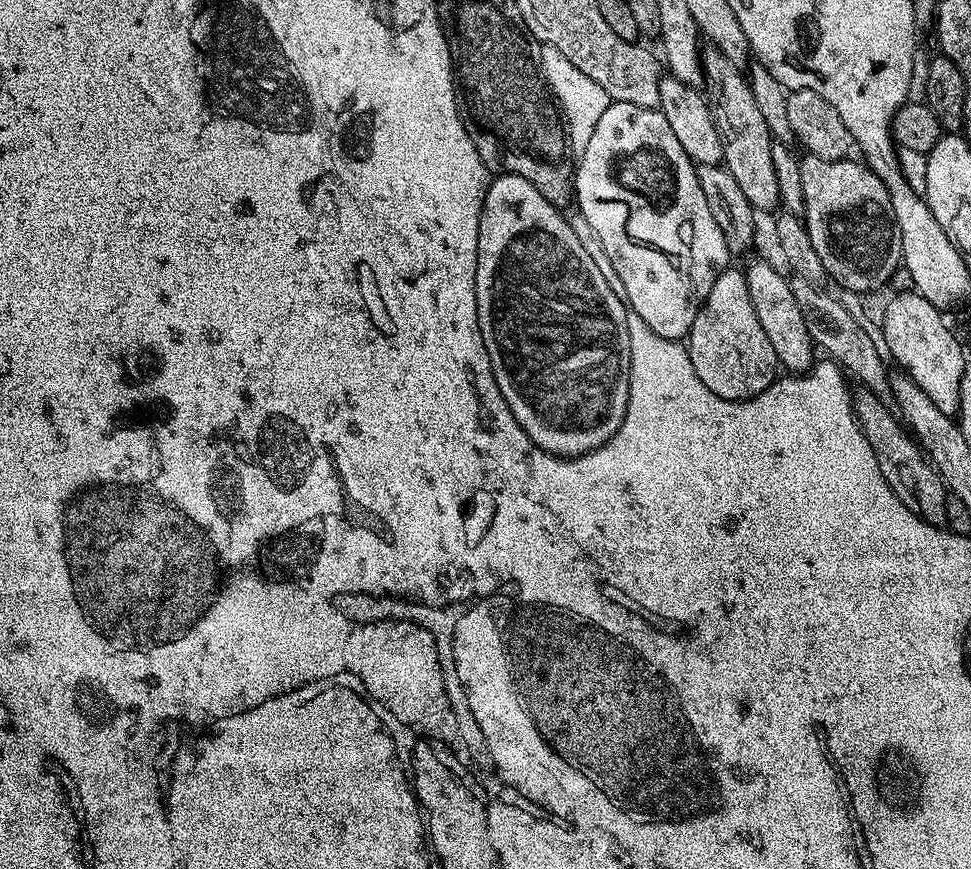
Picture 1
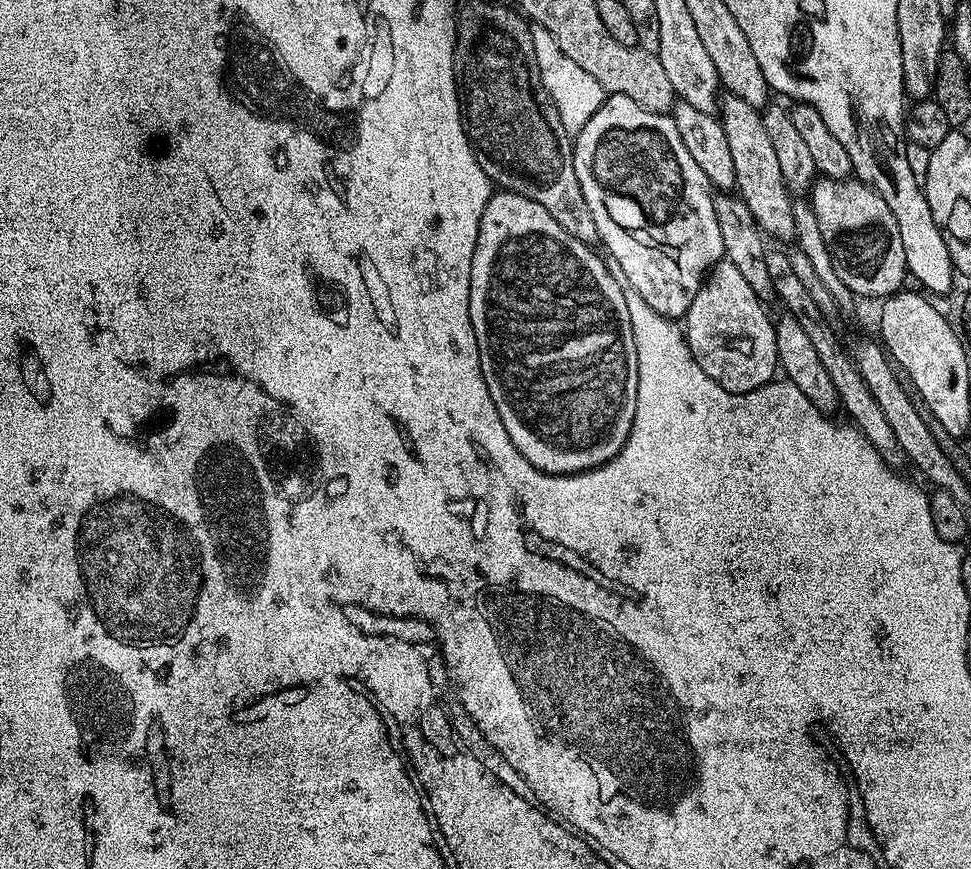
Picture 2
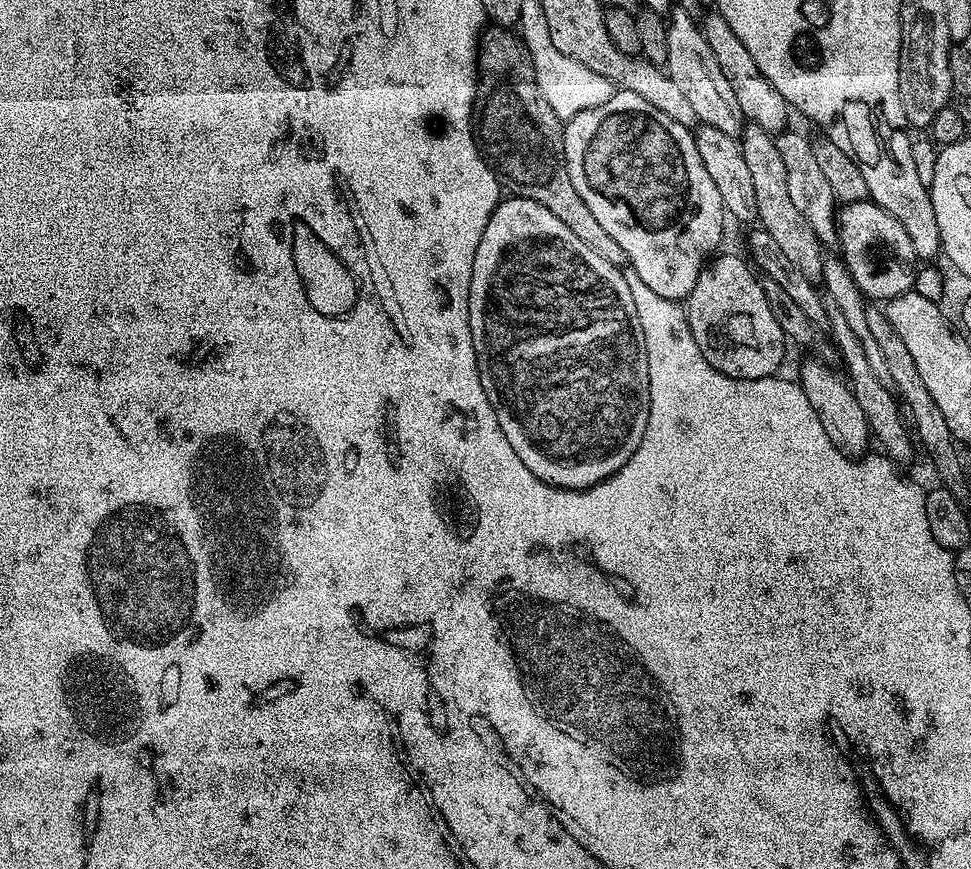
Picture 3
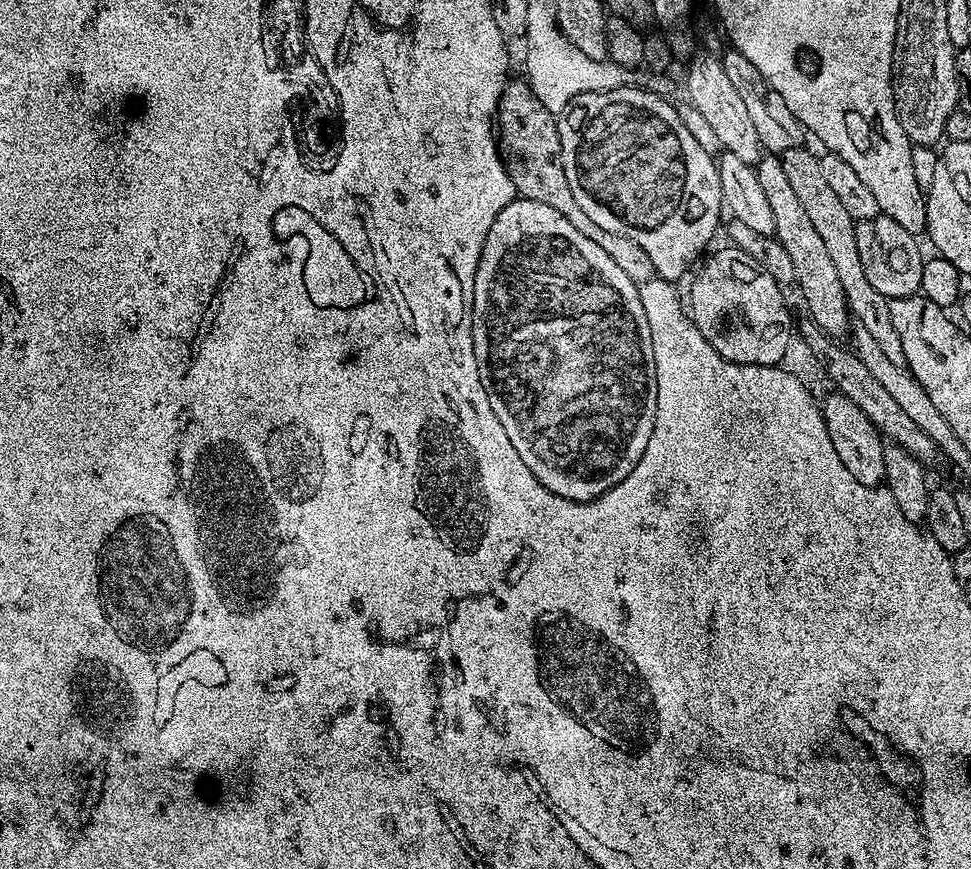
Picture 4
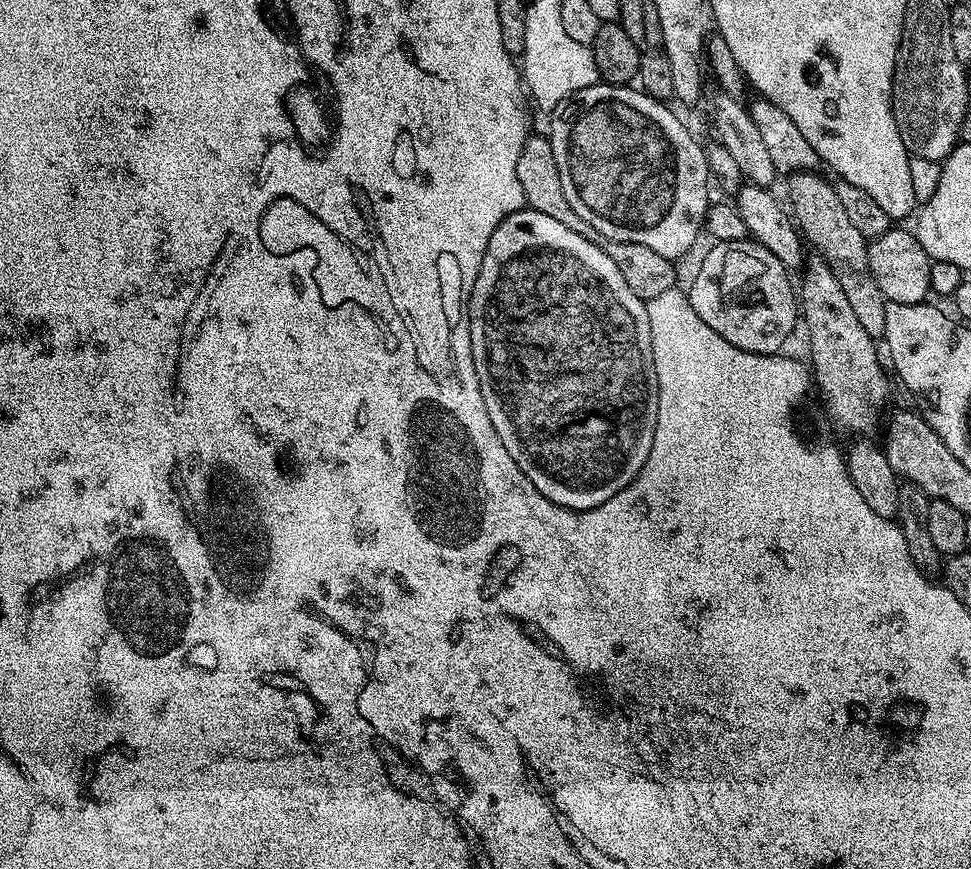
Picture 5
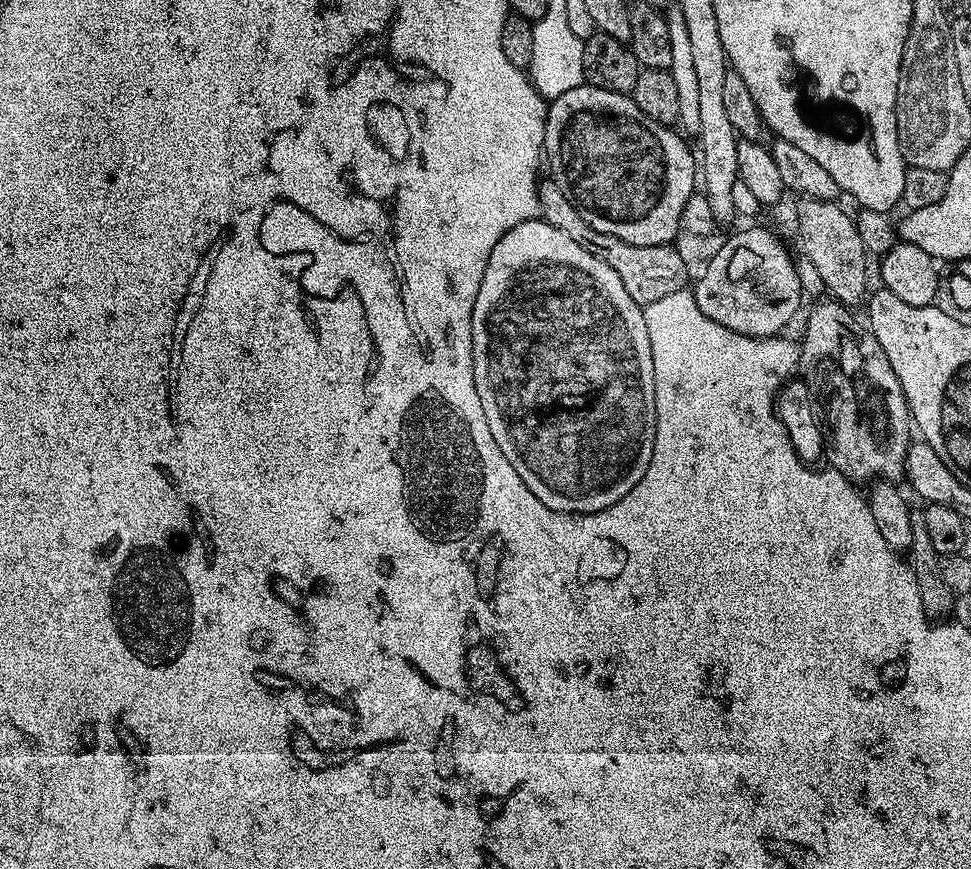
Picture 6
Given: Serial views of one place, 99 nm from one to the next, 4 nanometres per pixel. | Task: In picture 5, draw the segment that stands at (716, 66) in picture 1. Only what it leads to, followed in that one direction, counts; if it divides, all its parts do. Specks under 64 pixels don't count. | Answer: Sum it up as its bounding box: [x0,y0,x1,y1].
[798,255,889,434]

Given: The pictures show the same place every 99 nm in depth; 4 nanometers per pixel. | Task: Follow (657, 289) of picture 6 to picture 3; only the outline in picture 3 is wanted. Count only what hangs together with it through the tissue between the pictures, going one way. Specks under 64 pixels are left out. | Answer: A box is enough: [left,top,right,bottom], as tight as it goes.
[472,26,625,266]

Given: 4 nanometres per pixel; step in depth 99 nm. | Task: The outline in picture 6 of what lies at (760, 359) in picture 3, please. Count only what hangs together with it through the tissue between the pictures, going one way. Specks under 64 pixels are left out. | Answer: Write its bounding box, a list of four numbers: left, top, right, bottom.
[694,228,802,336]

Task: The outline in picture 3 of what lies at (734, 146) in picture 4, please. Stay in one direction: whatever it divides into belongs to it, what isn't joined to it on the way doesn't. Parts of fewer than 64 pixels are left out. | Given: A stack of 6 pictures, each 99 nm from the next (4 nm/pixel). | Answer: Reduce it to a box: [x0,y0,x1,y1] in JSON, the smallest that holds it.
[666,6,746,137]

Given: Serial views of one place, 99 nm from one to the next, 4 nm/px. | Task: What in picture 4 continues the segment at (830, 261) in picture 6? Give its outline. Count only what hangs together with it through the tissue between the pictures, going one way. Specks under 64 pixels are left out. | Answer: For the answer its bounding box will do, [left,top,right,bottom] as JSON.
[780,146,906,367]

